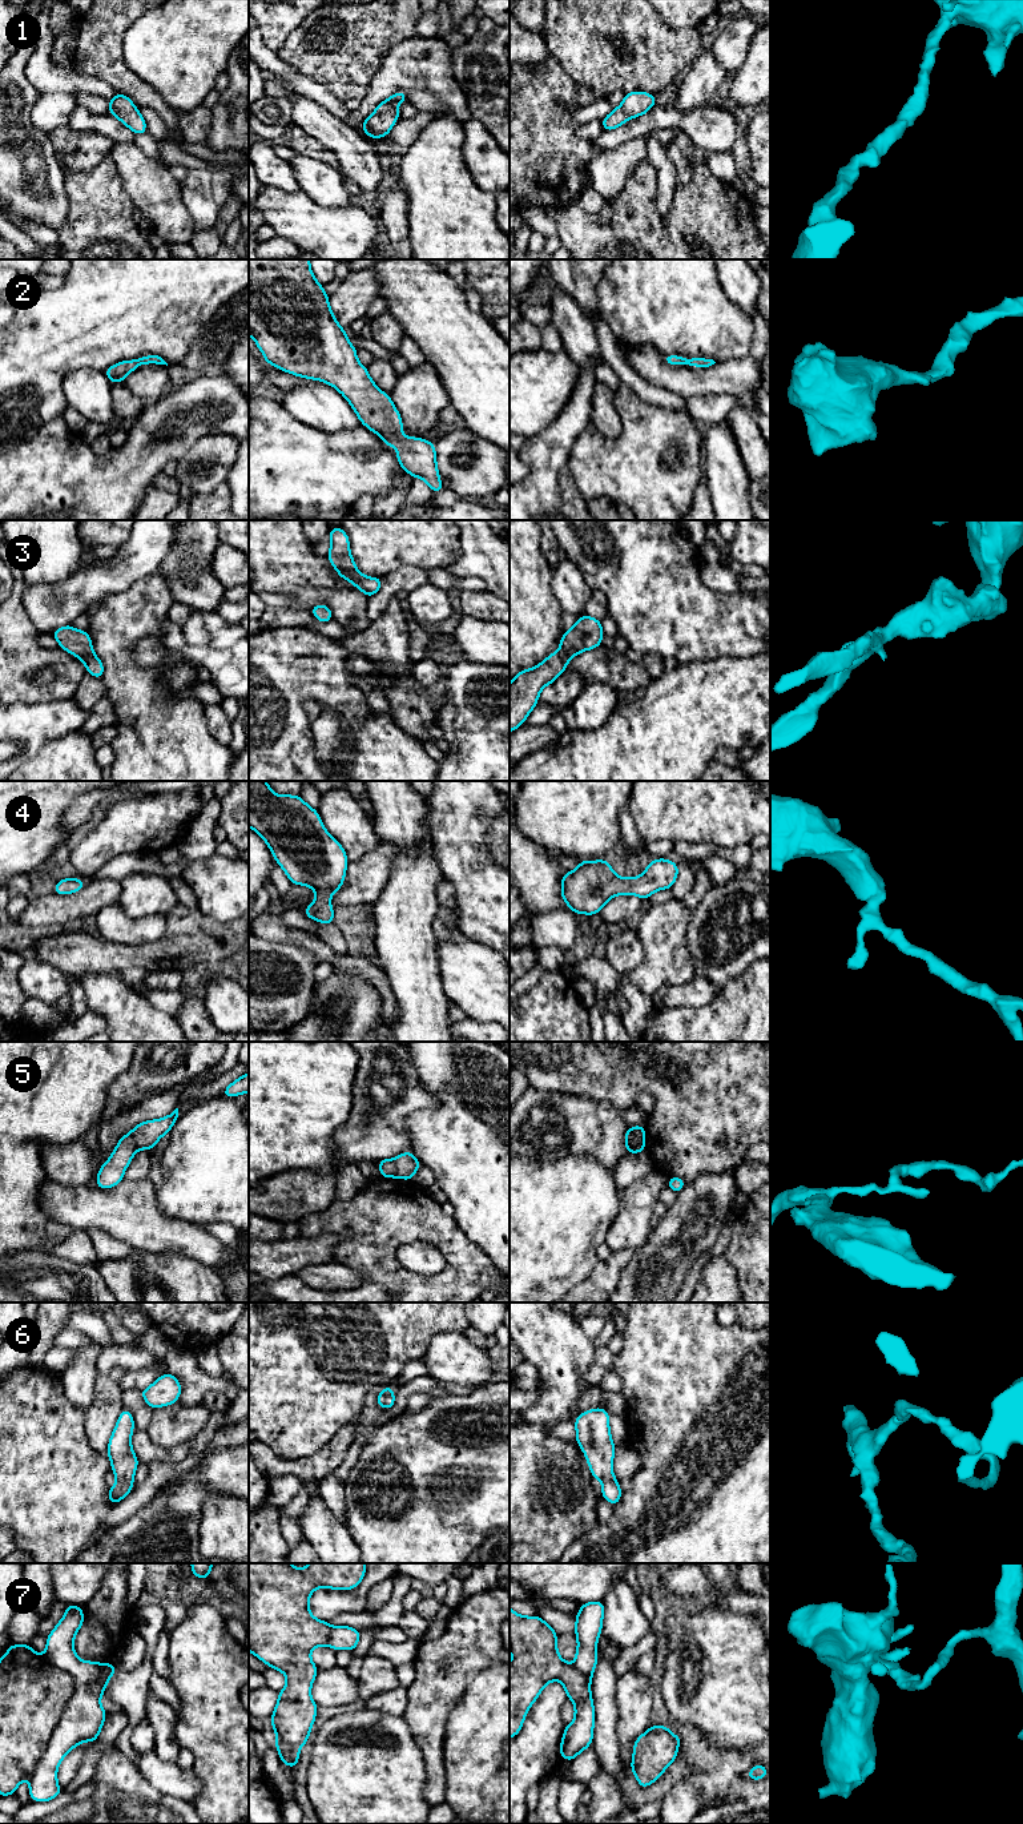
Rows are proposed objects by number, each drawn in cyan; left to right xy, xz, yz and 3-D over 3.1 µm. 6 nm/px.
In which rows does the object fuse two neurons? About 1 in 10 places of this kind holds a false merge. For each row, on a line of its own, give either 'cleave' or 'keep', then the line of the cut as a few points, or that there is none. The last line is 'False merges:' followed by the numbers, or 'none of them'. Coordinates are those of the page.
1: keep; cut none
2: keep; cut none
3: keep; cut none
4: keep; cut none
5: cleave; cut yz (644, 1143), (632, 1143), (627, 1147)
6: keep; cut none
7: cleave; cut xy (44, 1655), (72, 1676), (73, 1695), (29, 1778)
False merges: 5, 7

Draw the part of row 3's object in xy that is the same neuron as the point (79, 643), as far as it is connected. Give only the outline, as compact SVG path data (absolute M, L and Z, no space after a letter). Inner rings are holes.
M71 624L52 632L60 648L82 660L86 673L102 679L104 664L94 655L90 636L86 631L74 629Z

